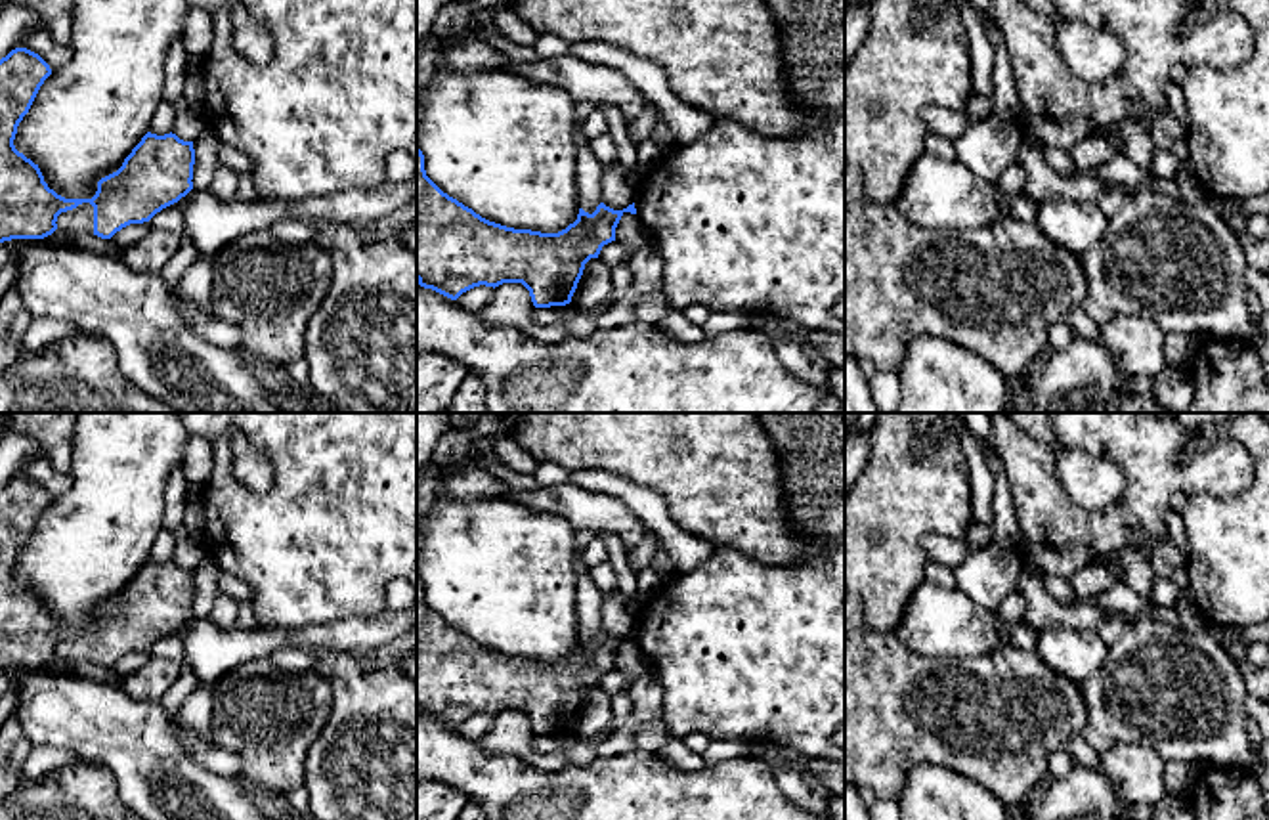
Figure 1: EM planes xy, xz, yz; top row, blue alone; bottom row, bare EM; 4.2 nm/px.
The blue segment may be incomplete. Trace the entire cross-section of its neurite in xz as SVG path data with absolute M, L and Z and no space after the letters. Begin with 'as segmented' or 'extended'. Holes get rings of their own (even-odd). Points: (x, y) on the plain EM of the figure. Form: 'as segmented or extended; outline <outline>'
as segmented; outline M417 573L417 709L451 728L480 713L495 717L503 711L522 711L535 736L566 734L585 692L615 669L615 656L625 640L636 642L634 631L623 638L600 631L592 642L579 637L577 648L558 661L506 656L443 621L426 604L424 583Z

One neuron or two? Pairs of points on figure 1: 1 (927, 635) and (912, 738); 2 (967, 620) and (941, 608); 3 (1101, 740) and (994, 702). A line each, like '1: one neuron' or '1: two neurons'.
1: two neurons
2: one neuron
3: two neurons

